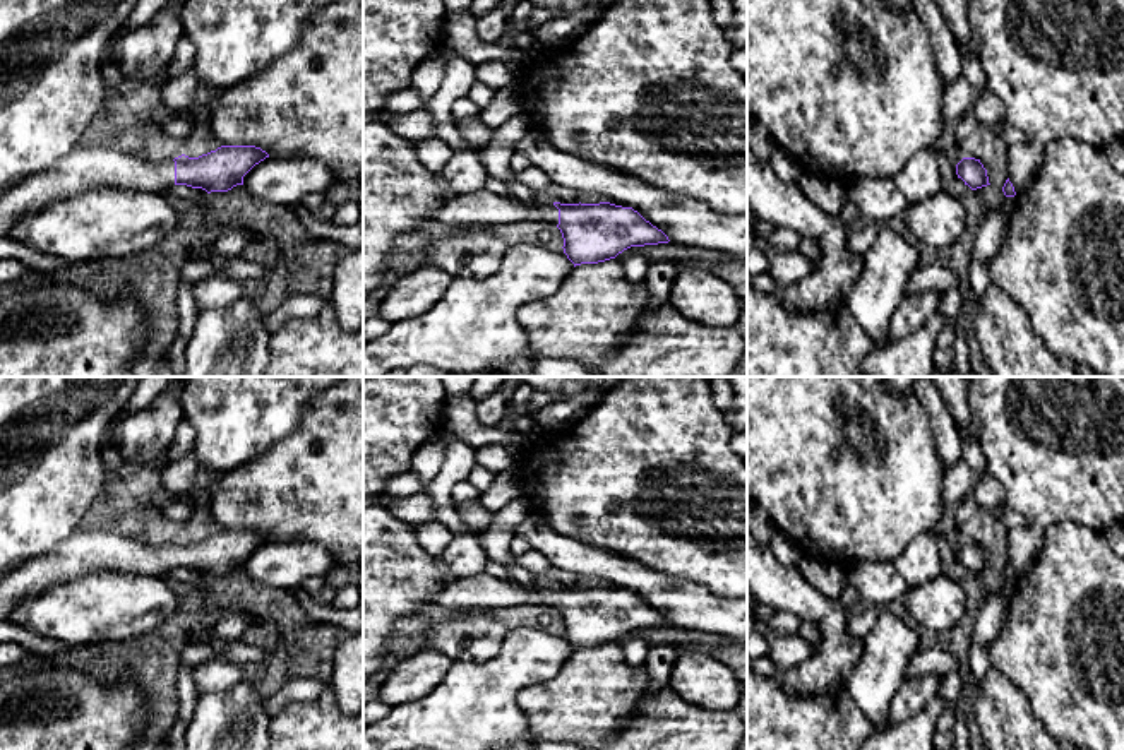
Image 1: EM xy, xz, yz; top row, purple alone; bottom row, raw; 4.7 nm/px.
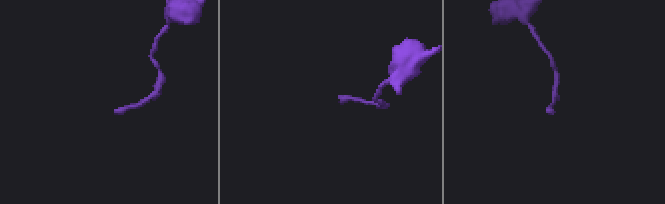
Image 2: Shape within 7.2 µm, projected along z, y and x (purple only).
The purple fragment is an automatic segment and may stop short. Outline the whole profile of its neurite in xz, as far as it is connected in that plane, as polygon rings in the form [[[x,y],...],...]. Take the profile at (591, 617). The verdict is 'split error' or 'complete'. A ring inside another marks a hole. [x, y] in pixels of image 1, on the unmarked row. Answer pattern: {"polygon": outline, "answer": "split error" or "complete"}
{"polygon": [[[488,572],[445,582],[435,604],[449,610],[500,610],[543,604],[560,613],[564,637],[576,649],[615,642],[631,630],[668,627],[668,620],[632,591],[610,586],[560,587],[538,580],[523,586]]], "answer": "split error"}

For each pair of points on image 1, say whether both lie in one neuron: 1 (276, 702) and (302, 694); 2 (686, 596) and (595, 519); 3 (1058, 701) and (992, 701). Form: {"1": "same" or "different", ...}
{"1": "same", "2": "different", "3": "different"}

